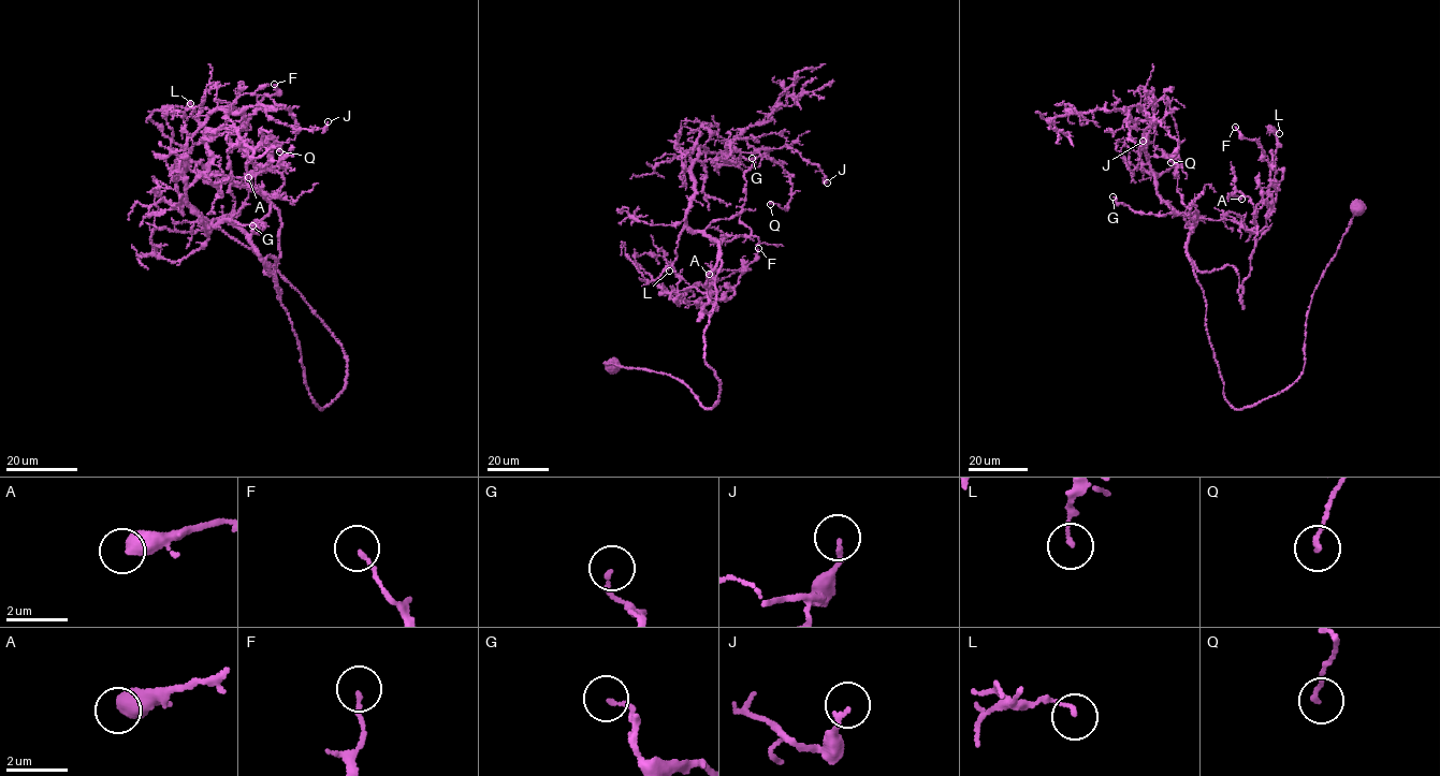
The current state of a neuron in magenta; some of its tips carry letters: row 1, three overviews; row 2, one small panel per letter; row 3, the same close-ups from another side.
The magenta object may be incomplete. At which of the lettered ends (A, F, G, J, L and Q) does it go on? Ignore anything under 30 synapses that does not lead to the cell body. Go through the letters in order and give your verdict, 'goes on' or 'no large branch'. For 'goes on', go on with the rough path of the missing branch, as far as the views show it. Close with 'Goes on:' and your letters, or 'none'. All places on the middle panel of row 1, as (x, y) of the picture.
A: no large branch
F: no large branch
G: no large branch
J: no large branch
L: no large branch
Q: no large branch
Goes on: none

